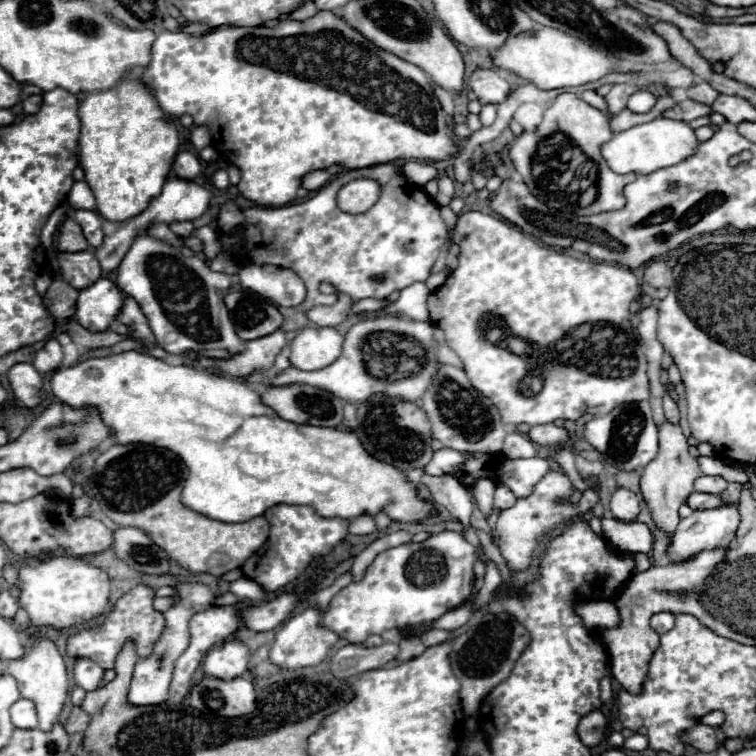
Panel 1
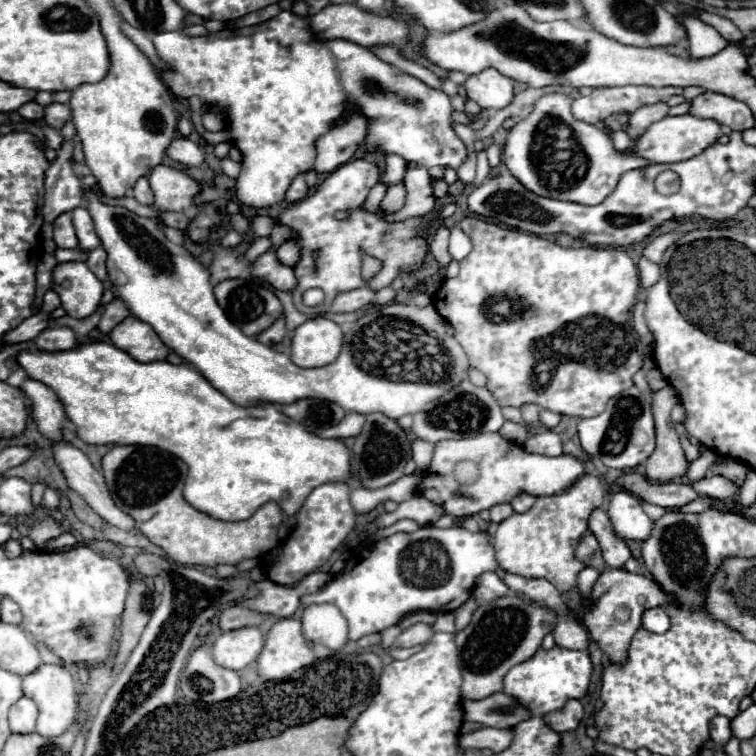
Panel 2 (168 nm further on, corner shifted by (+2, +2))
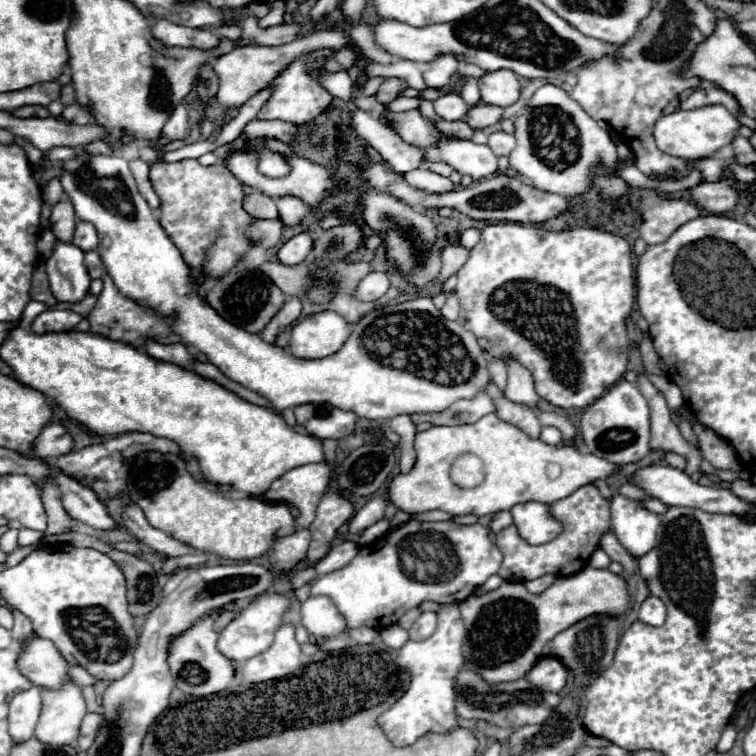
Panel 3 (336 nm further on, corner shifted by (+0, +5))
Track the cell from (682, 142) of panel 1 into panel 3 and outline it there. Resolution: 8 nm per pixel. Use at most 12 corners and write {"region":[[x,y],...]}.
{"region":[[724,106],[676,110],[656,146],[682,160],[712,156],[740,122]]}

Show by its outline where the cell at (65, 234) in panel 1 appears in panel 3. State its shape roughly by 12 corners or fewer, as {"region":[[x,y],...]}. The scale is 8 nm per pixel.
{"region":[[70,202],[52,208],[52,232],[72,242],[76,212]]}

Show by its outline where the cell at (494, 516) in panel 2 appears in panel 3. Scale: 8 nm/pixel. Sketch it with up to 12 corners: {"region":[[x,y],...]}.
{"region":[[496,512],[490,530],[500,532],[512,524],[510,512]]}

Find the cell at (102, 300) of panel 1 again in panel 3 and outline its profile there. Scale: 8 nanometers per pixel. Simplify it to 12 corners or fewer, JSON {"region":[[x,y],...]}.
{"region":[[58,242],[46,262],[58,302],[84,300],[90,276],[84,252]]}

